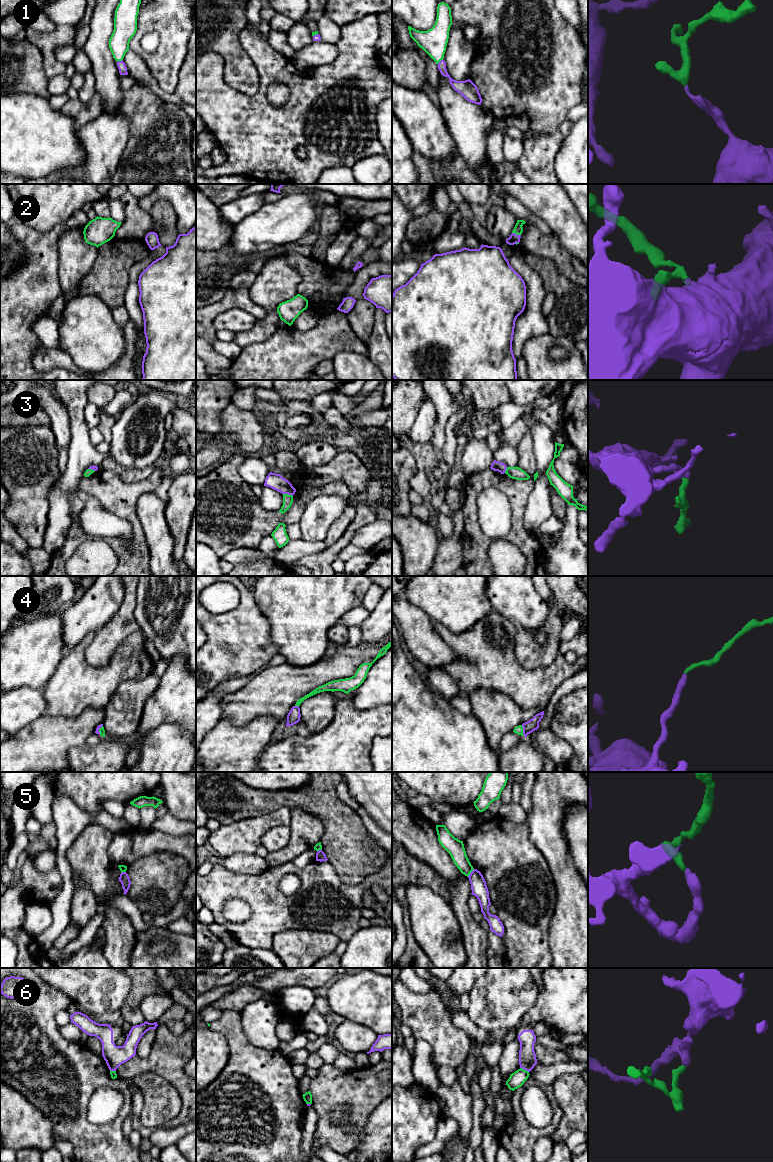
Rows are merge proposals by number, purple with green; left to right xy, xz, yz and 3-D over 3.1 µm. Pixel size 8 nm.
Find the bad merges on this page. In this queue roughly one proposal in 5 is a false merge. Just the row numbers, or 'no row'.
3, 5, 6

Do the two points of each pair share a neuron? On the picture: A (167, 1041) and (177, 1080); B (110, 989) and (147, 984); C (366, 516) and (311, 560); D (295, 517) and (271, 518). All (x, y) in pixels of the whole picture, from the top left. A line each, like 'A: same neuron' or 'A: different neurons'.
A: same neuron
B: different neurons
C: same neuron
D: same neuron

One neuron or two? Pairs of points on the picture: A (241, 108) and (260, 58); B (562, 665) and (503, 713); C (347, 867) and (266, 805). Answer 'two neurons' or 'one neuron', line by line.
A: one neuron
B: two neurons
C: one neuron

